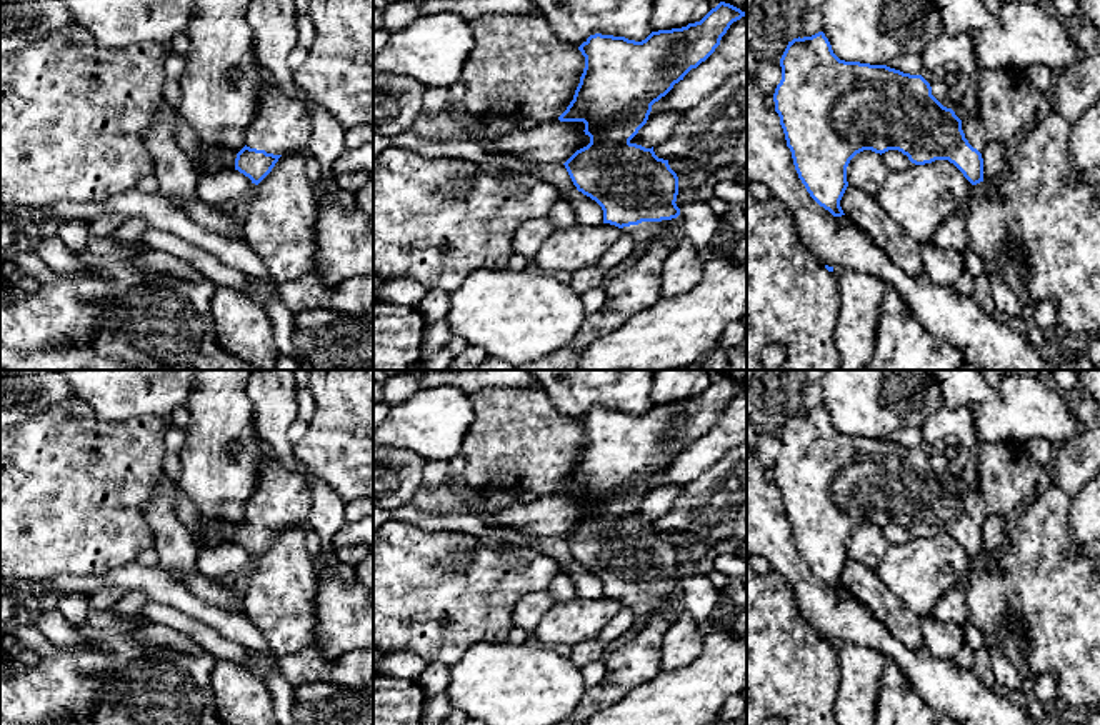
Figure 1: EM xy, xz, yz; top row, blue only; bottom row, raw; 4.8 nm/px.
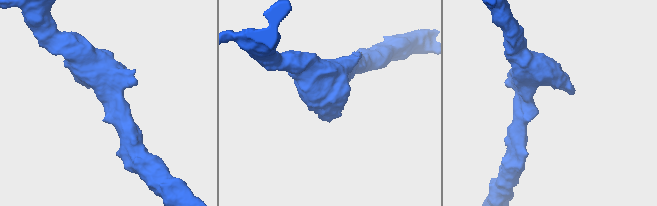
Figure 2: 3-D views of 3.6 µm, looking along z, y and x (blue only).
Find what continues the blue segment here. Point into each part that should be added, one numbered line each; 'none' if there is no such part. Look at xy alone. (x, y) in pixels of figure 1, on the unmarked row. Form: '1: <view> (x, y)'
1: xy (282, 497)

